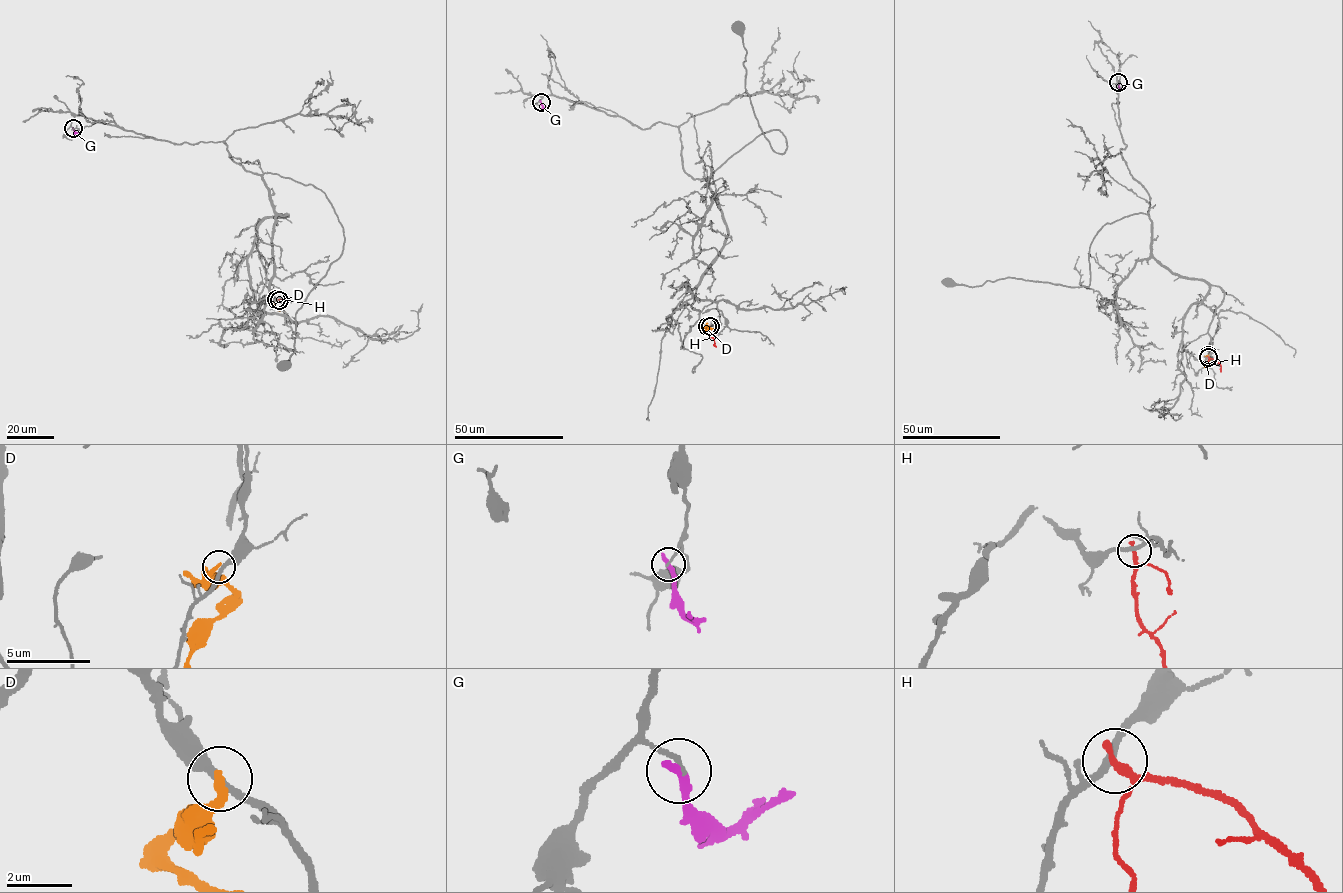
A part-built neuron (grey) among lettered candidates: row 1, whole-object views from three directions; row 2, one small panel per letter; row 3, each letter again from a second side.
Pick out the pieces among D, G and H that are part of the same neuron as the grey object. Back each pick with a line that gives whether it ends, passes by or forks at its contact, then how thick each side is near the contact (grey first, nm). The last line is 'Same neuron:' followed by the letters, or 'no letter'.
Same neuron: no letter

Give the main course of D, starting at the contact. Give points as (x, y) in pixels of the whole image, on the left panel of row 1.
D: (276, 299), (273, 305), (285, 311)

